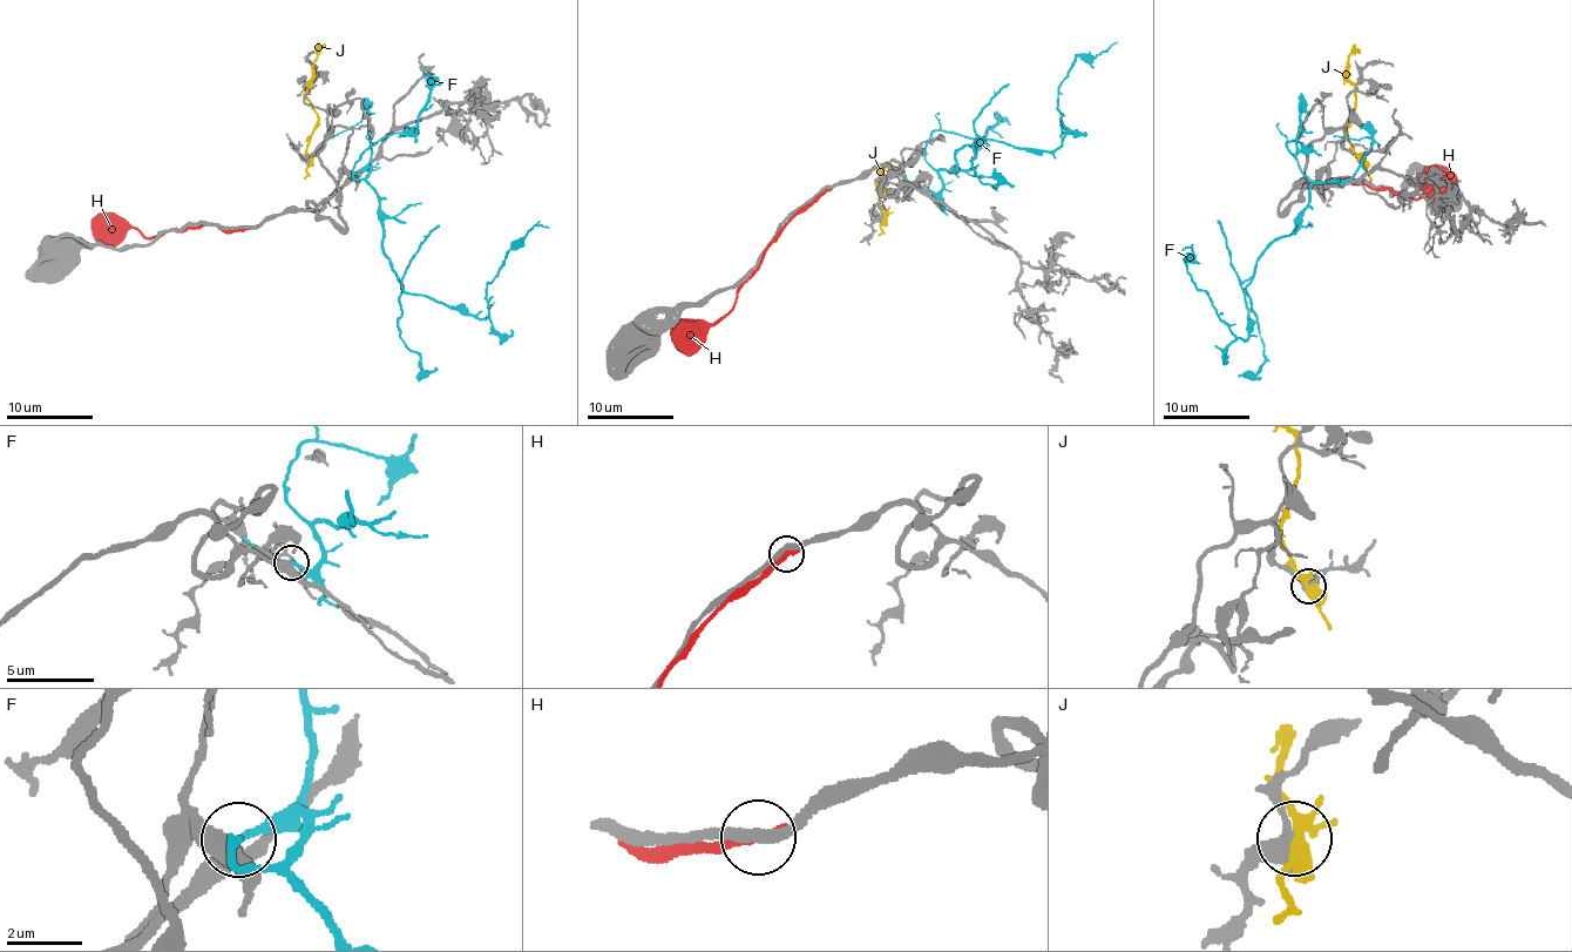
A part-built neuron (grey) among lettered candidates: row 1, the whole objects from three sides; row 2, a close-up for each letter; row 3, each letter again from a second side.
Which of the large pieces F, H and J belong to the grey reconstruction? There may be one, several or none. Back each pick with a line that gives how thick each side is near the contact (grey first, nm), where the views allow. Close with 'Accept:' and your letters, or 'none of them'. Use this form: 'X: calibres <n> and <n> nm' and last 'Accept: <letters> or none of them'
Accept: none of them

